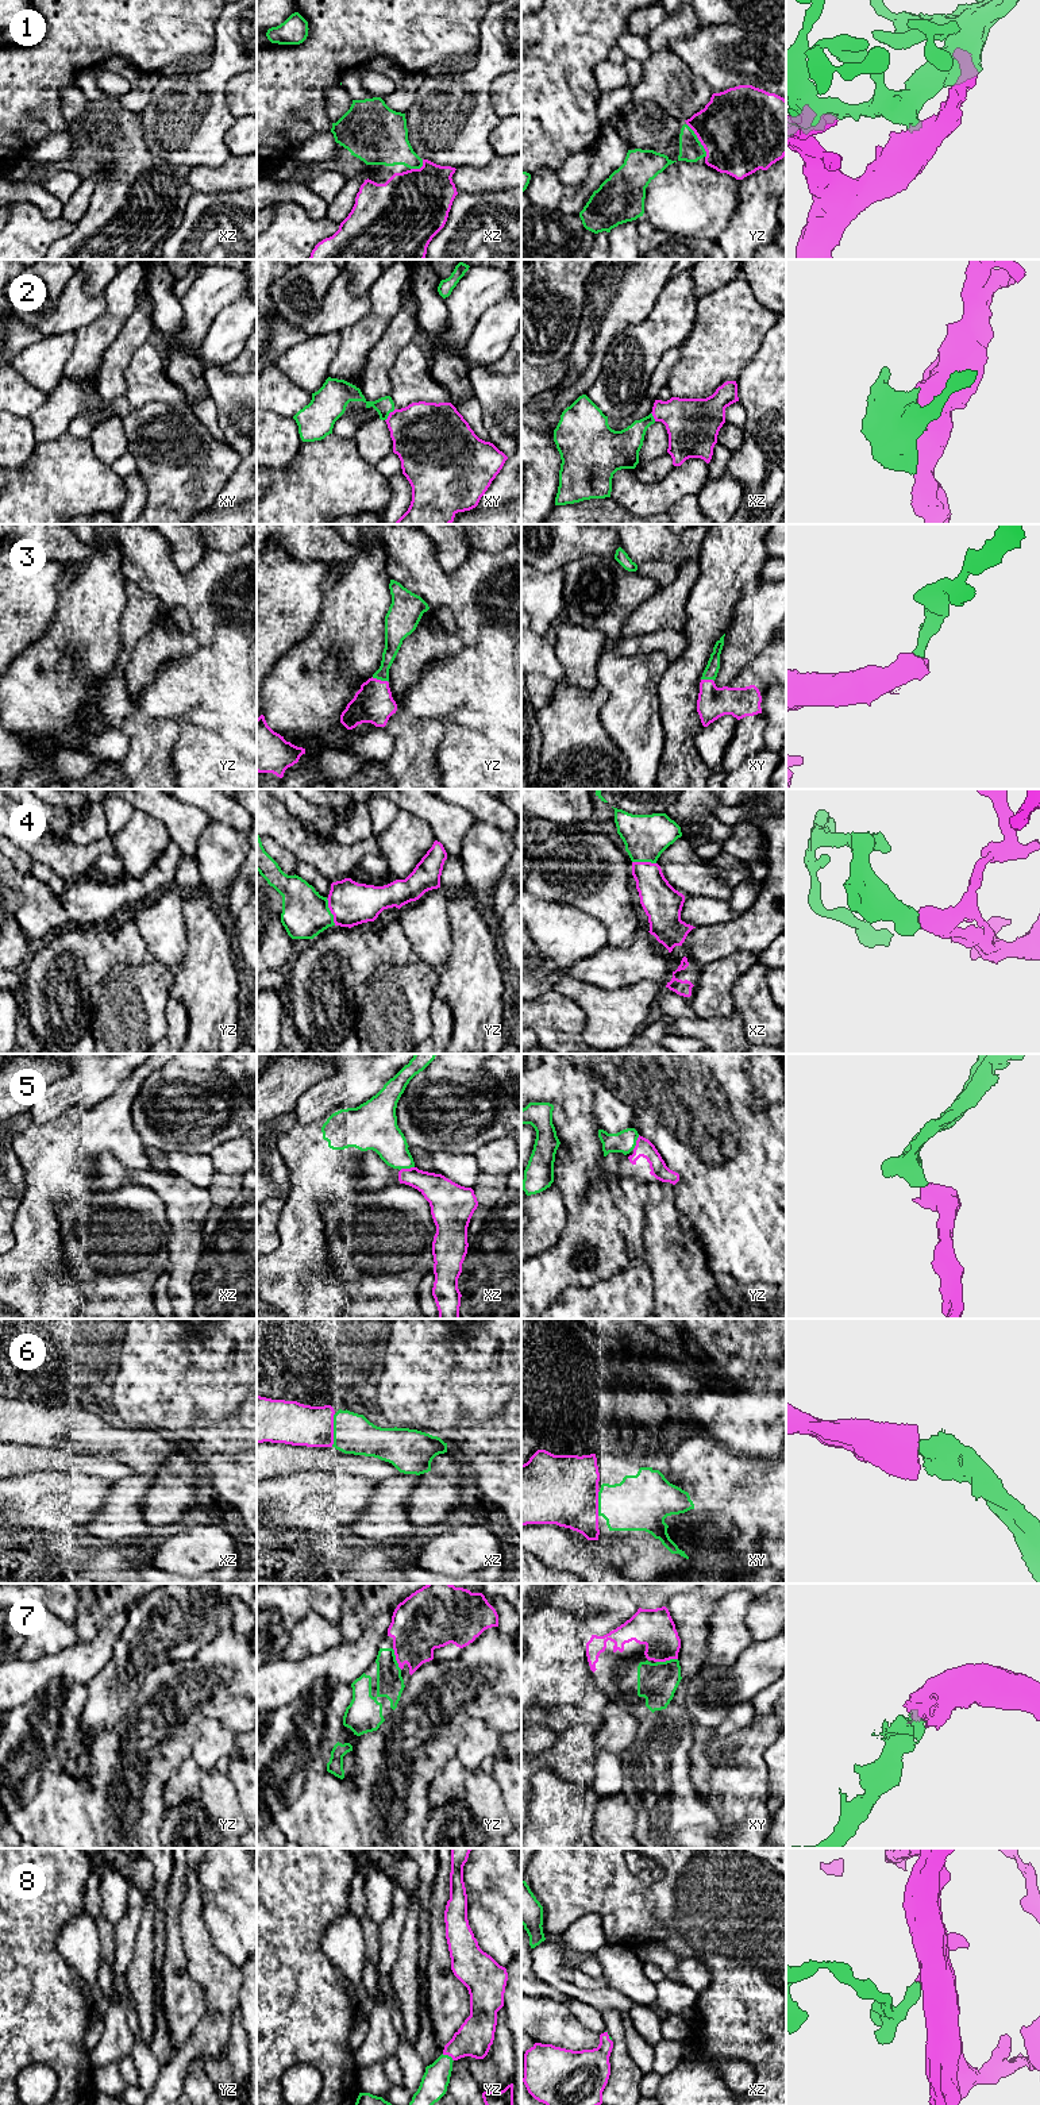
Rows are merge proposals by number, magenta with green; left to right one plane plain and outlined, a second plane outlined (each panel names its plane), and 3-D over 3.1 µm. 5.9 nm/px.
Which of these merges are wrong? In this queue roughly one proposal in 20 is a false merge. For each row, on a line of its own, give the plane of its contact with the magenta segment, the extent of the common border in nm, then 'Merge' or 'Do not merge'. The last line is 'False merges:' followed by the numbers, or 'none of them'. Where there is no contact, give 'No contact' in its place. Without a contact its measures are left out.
1: Touches magenta in yz. Shared border 240 nm. Merge
2: Touches magenta in xy. Shared border 90 nm. Merge
3: Touches magenta in yz. Shared border 100 nm. Merge
4: Touches magenta in yz. Shared border 170 nm. Merge
5: Touches magenta in xz. Shared border 90 nm. Do not merge
6: Touches magenta in xz. Shared border 200 nm. Merge
7: Touches magenta in yz. Shared border 140 nm. Merge
8: Touches magenta in yz. Shared border 80 nm. Merge
False merges: 5

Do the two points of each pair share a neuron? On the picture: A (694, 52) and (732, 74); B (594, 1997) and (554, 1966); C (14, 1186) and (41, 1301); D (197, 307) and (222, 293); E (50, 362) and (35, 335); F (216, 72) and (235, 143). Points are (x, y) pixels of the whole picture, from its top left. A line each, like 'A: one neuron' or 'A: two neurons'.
A: one neuron
B: one neuron
C: two neurons
D: one neuron
E: two neurons
F: two neurons

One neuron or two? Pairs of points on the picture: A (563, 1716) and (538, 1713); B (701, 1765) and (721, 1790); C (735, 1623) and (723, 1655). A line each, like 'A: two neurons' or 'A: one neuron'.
A: one neuron
B: two neurons
C: one neuron

